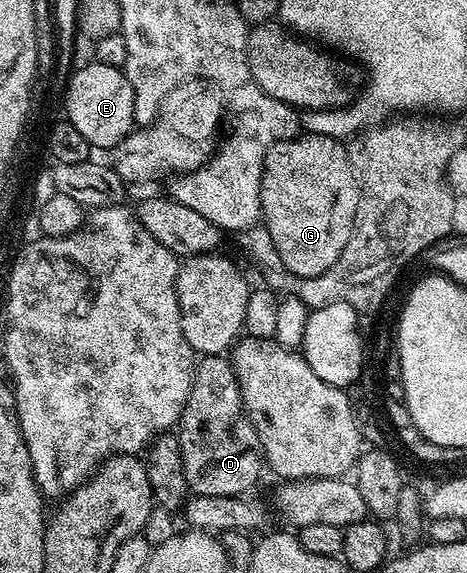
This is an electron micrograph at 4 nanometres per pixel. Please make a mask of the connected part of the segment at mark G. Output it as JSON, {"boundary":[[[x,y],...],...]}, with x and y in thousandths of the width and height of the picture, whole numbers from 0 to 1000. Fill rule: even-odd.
{"boundary":[[[649,230],[623,246],[589,246],[570,267],[561,286],[561,375],[574,410],[582,410],[582,433],[600,445],[608,466],[636,483],[675,483],[737,438],[732,421],[745,421],[741,408],[741,372],[724,379],[724,358],[749,351],[749,337],[767,337],[764,307],[749,290],[749,274],[741,253],[722,239],[696,239],[692,232]]]}

